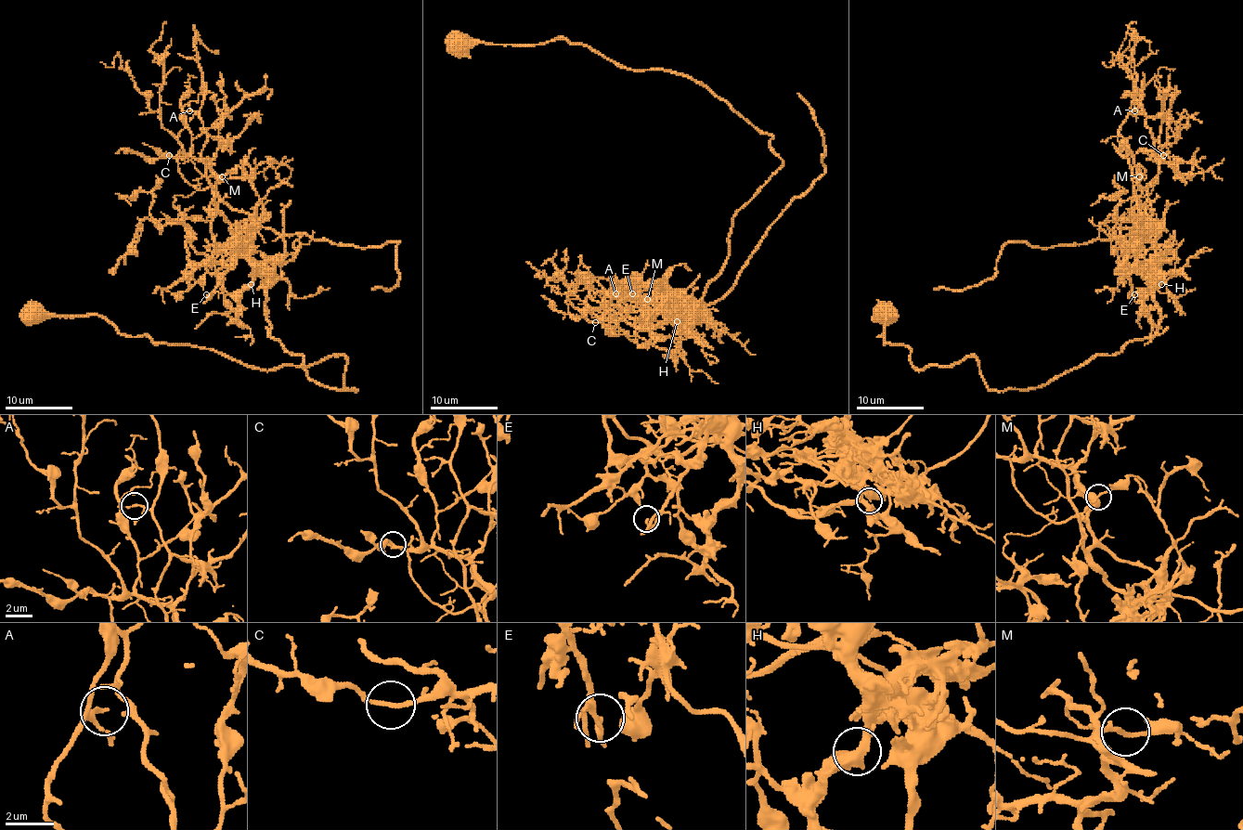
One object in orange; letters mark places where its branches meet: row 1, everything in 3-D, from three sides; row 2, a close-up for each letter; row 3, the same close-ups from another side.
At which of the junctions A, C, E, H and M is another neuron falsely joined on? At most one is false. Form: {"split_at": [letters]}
{"split_at": ["H"]}

